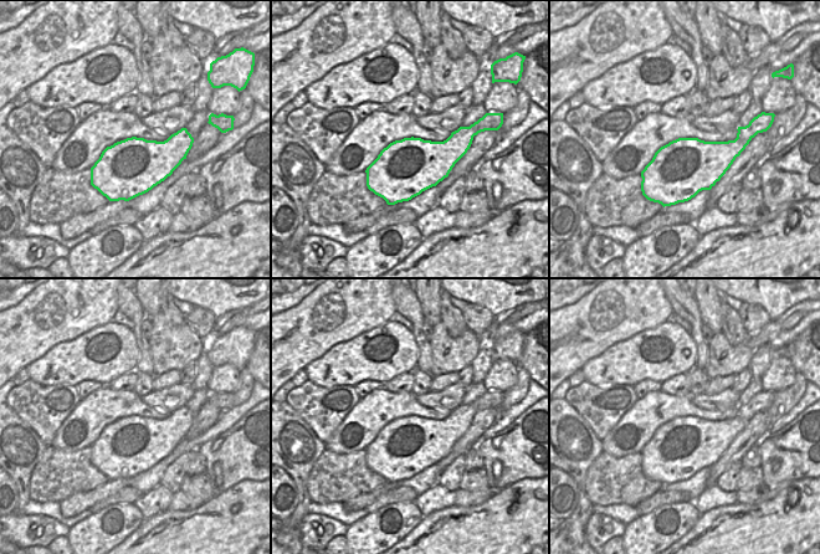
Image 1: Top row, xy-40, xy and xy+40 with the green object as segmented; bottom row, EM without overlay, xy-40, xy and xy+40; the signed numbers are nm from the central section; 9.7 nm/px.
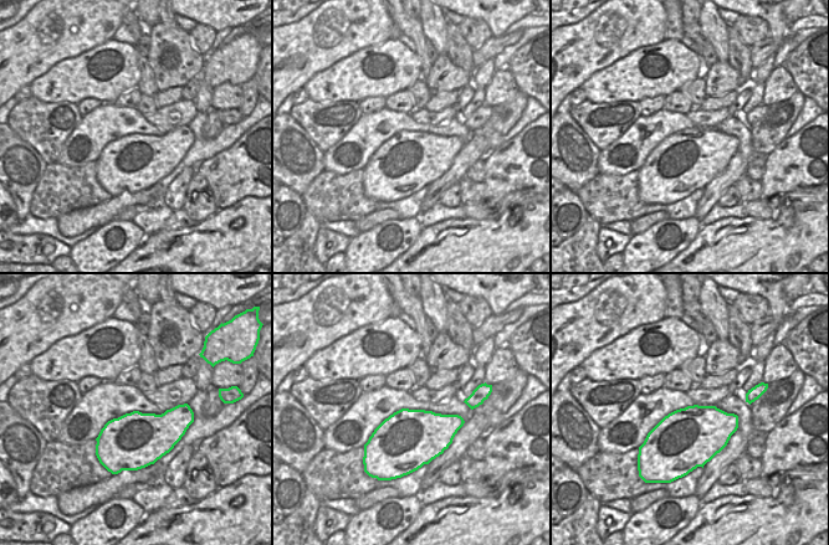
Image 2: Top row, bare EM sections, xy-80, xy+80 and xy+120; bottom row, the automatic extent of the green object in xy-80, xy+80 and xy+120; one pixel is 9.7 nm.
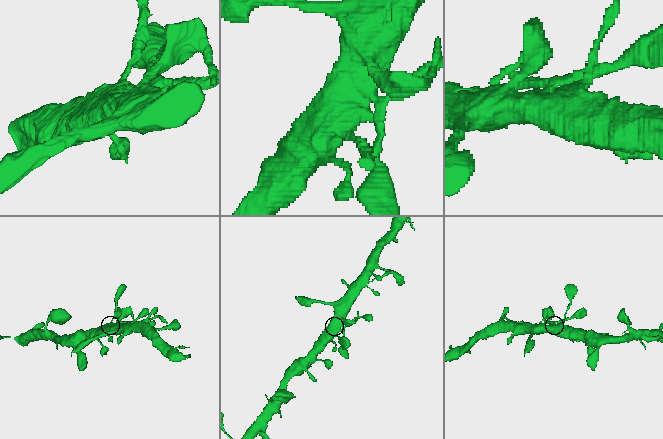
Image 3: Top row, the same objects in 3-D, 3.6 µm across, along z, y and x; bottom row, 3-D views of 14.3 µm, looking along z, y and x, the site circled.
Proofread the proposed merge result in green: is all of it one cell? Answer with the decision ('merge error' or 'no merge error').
merge error

